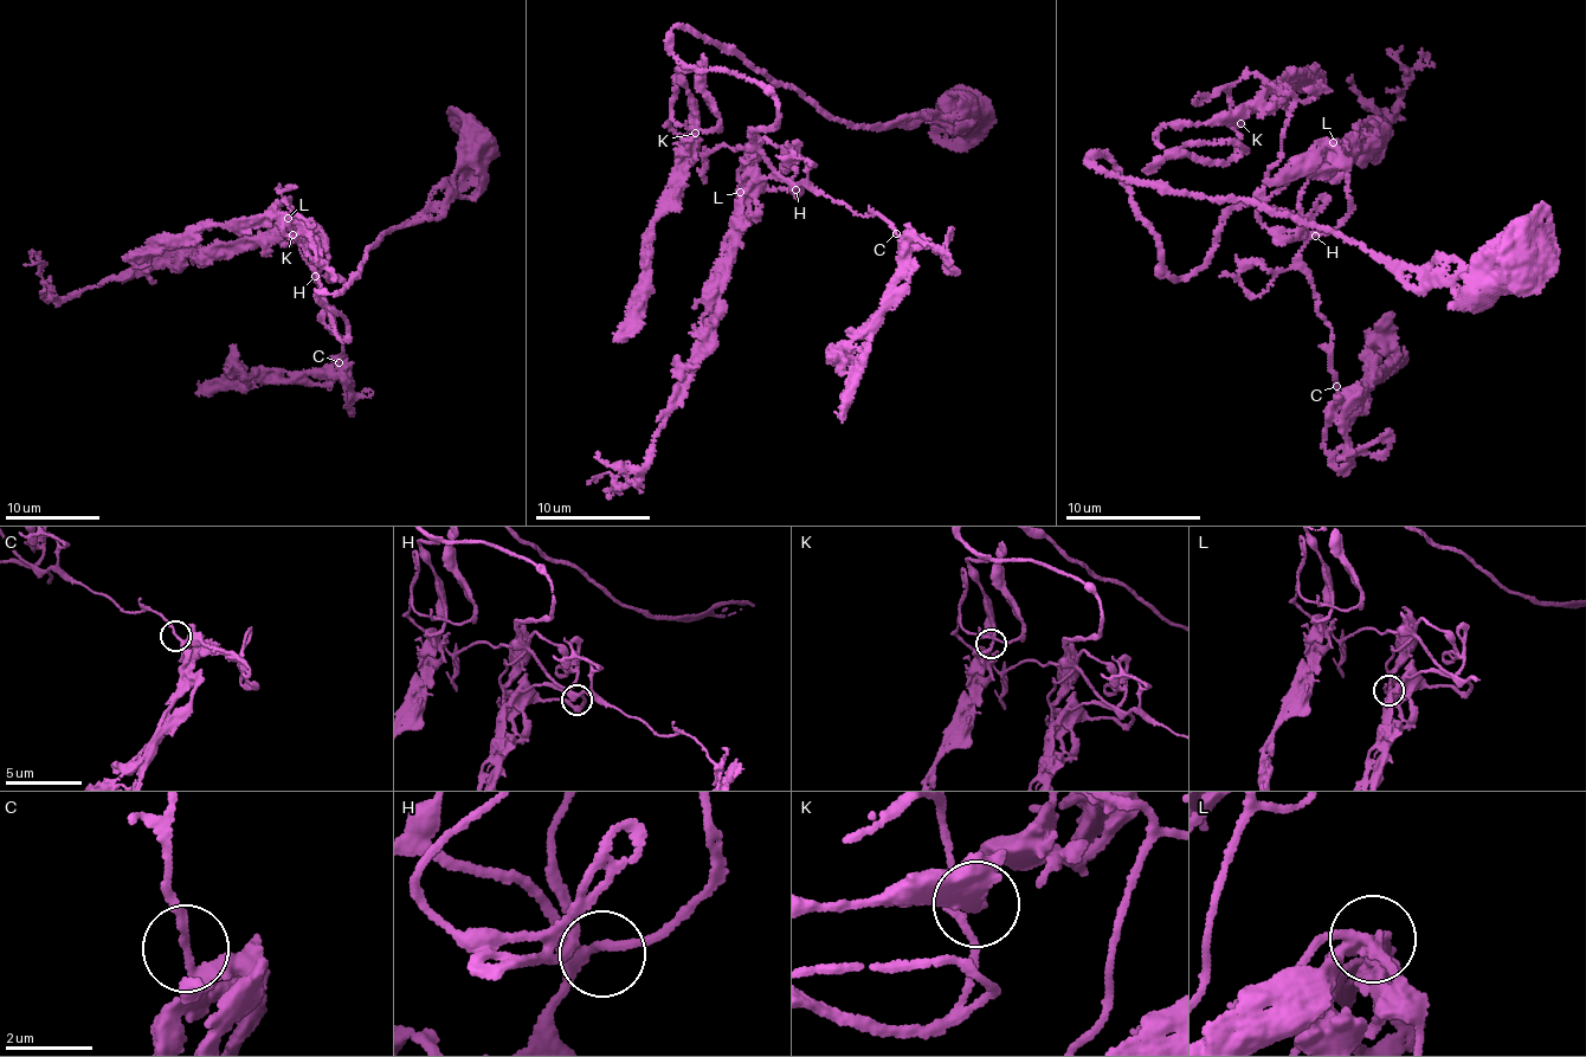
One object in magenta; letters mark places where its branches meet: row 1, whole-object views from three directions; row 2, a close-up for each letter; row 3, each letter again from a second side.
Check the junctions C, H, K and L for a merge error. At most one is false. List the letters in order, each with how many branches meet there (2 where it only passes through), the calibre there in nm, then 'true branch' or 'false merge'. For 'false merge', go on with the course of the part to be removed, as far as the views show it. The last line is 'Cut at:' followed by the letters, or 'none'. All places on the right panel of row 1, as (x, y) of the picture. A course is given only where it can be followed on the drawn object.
C: branches 4; calibre 160 nm; true branch
H: branches 4; calibre 200 nm; true branch
K: branches 5; calibre 180 nm; true branch
L: branches 4; calibre 360 nm; true branch
Cut at: none

